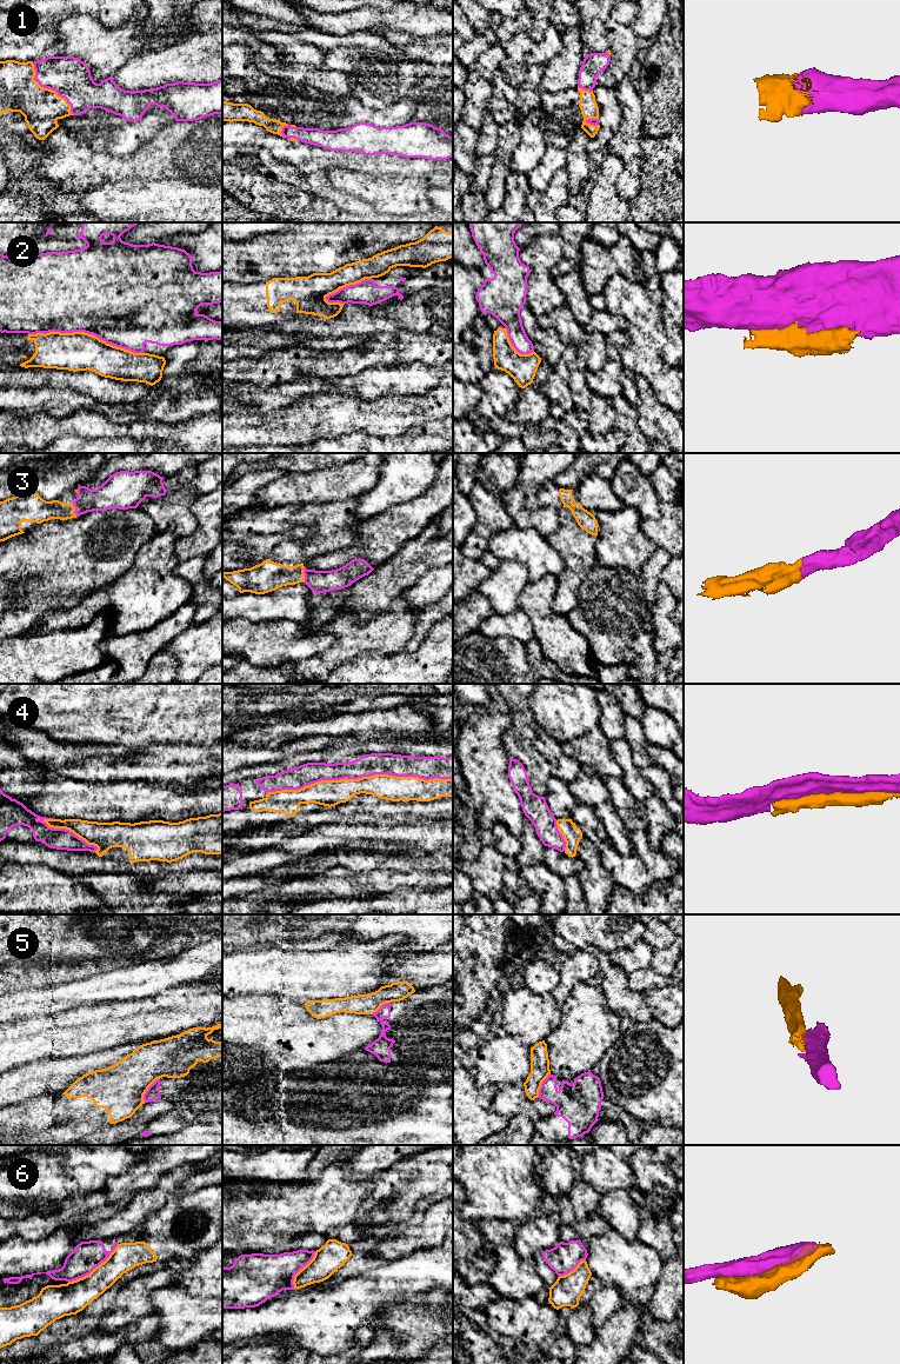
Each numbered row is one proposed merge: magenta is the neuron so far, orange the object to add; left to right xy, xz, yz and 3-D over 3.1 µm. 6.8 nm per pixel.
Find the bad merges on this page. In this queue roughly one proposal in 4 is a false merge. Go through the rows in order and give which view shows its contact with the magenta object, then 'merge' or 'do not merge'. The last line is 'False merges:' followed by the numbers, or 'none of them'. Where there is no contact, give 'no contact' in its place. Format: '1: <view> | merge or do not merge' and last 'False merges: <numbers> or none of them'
1: xy | merge
2: xy | do not merge
3: xz | merge
4: xz | do not merge
5: xy | do not merge
6: xy | do not merge
False merges: 2, 4, 5, 6

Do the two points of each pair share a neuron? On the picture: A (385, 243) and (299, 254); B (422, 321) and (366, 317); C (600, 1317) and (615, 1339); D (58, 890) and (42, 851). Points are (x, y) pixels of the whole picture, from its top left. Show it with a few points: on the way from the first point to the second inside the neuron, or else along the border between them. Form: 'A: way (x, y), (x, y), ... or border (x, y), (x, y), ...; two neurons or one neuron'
A: way (364, 247), (347, 253), (320, 253); one neuron
B: way (408, 320), (380, 320); one neuron
C: border (622, 1306), (595, 1330); two neurons
D: border (21, 864), (45, 864), (74, 876); two neurons

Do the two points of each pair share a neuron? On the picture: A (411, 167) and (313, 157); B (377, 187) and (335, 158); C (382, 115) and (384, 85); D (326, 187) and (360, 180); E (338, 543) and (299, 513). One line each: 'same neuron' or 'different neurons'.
A: same neuron
B: different neurons
C: different neurons
D: different neurons
E: same neuron

